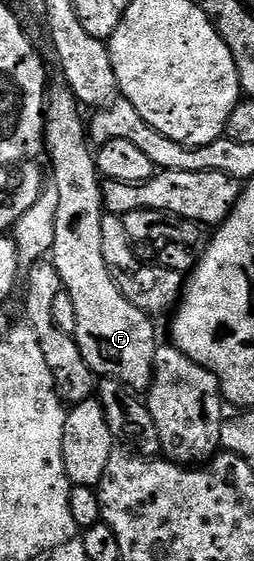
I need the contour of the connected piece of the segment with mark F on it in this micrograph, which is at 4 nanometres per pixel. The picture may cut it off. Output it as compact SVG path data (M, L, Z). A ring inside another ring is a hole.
M58 85L57 88L48 92L45 100L45 146L44 150L49 151L49 159L53 162L53 171L51 171L51 178L55 181L56 188L59 189L59 206L57 206L55 216L55 241L53 242L53 249L51 252L51 262L53 267L59 273L61 278L61 285L64 291L71 297L71 302L75 305L75 333L73 338L77 340L79 345L79 353L83 353L83 361L87 361L87 365L93 370L94 375L104 377L106 379L114 379L123 385L127 385L130 391L134 393L148 392L151 381L153 380L153 362L155 361L155 353L159 346L157 340L157 331L153 328L154 320L147 313L143 313L143 309L139 309L135 305L131 305L131 301L119 289L119 285L115 285L115 281L109 272L107 261L103 261L103 217L107 214L101 201L101 185L102 177L97 172L97 161L95 158L94 148L91 146L91 140L87 134L87 123L83 118L82 108L77 102L77 98L69 91L69 88L64 85Z

